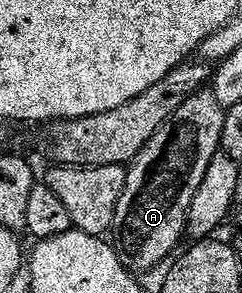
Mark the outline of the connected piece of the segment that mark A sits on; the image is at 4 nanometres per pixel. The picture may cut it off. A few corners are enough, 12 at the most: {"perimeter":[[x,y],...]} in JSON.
{"perimeter":[[195,93],[127,166],[110,237],[133,274],[181,248],[224,110]]}

